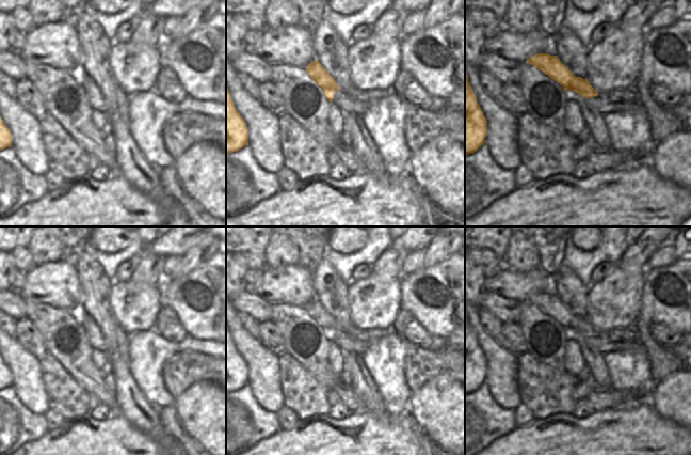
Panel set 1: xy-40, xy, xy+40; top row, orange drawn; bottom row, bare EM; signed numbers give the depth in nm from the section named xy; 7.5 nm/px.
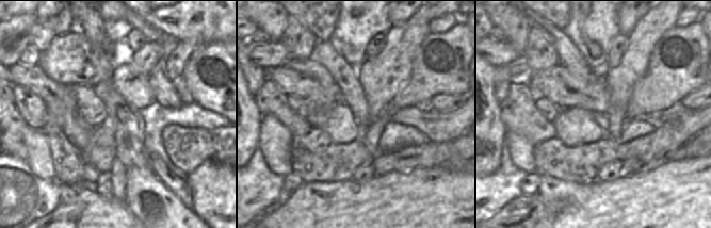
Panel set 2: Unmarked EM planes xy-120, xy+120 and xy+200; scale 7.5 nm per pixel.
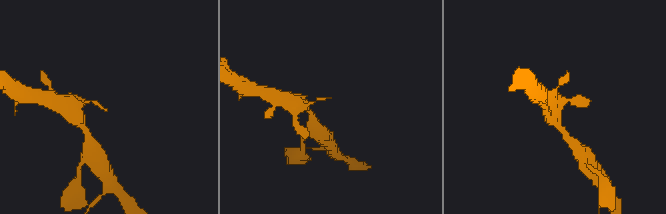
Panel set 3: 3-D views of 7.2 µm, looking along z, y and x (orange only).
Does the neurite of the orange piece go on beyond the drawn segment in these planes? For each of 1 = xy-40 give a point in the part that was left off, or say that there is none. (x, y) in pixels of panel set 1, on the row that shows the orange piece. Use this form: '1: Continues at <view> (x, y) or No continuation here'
1: No continuation here

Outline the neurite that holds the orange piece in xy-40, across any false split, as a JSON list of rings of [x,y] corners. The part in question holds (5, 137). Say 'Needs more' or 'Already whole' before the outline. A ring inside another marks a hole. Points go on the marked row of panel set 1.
Already whole. [[[0,116],[0,151],[12,147],[12,134]]]

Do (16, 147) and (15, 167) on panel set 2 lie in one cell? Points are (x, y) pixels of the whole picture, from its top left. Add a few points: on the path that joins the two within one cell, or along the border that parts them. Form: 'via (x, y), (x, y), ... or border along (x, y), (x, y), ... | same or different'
border along (11, 155), (20, 159) | different

